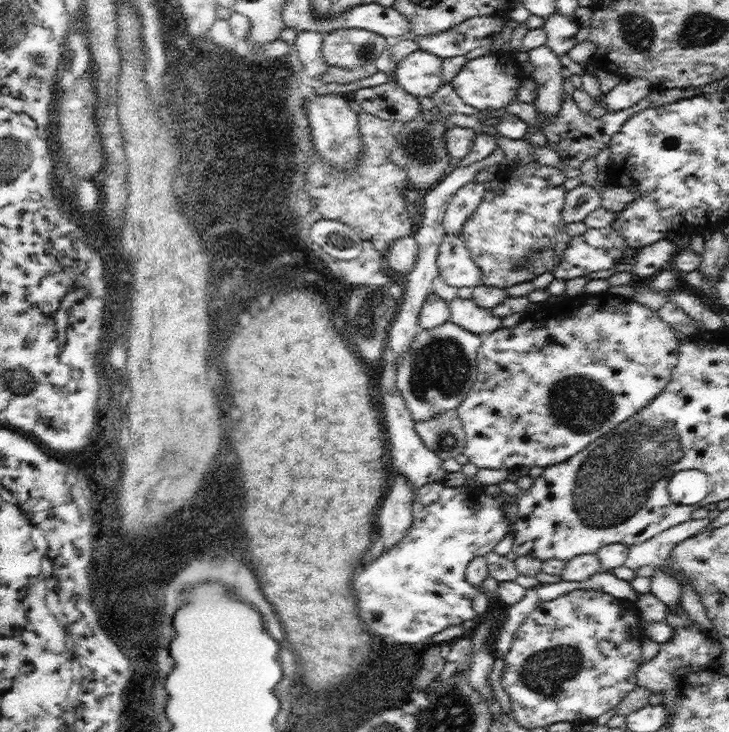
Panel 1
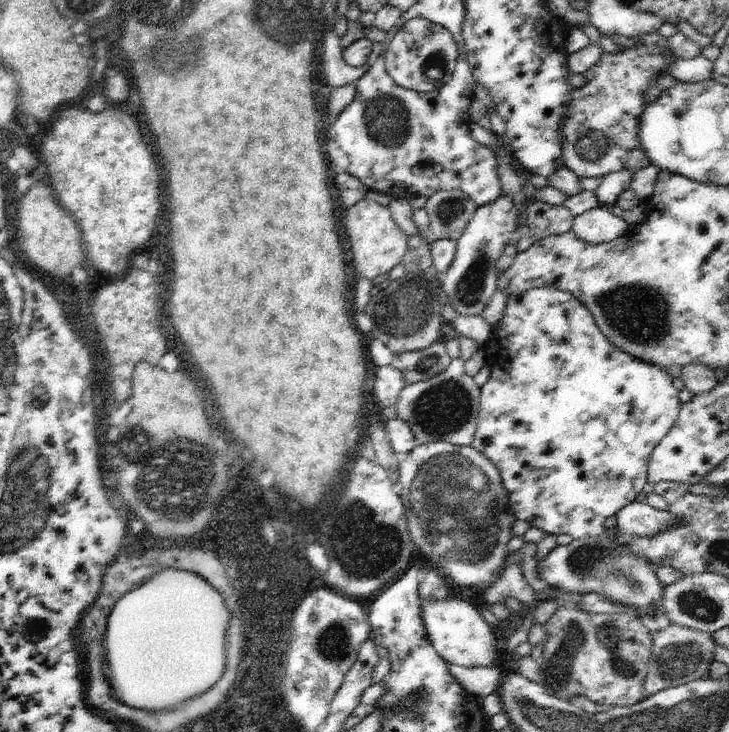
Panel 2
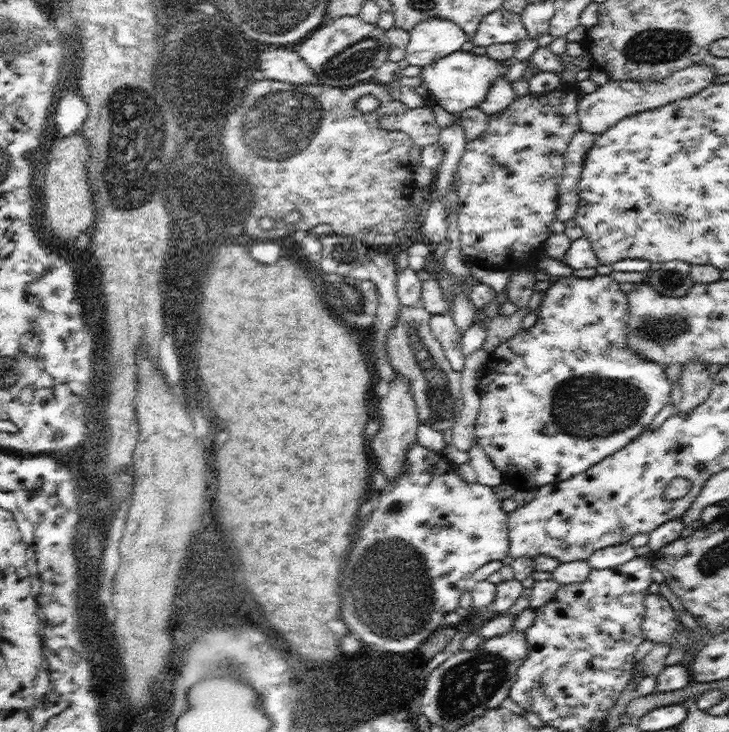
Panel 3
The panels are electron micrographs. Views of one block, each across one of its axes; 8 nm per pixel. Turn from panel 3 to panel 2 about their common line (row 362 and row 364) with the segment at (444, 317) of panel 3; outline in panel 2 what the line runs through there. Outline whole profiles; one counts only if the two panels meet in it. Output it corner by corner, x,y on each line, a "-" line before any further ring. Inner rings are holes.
457,358
451,360
447,370
431,380
415,382
405,386
399,394
395,404
397,418
409,424
417,446
433,444
433,442
447,442
453,446
471,446
473,434
477,430
477,412
479,412
479,386
473,382
471,376
463,372
465,360

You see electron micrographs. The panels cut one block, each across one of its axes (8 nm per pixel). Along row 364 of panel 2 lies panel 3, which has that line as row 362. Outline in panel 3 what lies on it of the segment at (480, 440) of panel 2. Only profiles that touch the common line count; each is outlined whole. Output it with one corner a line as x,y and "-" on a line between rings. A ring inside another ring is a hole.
597,274
593,278
575,278
575,276
559,278
555,284
551,284
543,292
543,302
535,310
537,312
537,322
527,330
519,330
515,336
511,336
509,340
499,344
493,352
489,352
489,360
487,360
489,366
485,366
485,374
477,380
479,412
477,412
477,418
475,418
473,436
477,438
477,446
483,450
483,454
501,472
503,482
511,484
515,490
539,490
545,484
563,482
563,480
569,480
571,476
577,476
577,474
585,472
593,464
605,460
613,452
631,444
637,436
641,436
641,432
645,432
645,428
651,424
655,414
661,408
669,406
671,382
665,374
665,366
657,364
657,362
651,362
651,360
643,358
641,354
637,354
635,350
629,348
629,342
627,342
629,300
627,300
627,294
621,292
619,288
621,288
621,284
617,284
609,276
597,276

